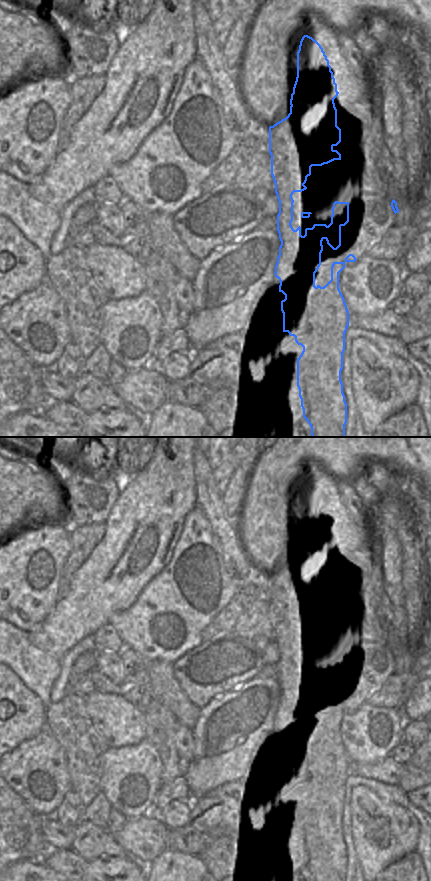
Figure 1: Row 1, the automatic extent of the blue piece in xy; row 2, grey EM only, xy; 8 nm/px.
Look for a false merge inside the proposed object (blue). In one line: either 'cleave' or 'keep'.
cleave

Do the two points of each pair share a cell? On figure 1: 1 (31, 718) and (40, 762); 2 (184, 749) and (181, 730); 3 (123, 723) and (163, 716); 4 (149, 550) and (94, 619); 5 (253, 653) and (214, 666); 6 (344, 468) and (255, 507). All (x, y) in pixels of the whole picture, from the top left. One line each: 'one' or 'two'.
1: two
2: one
3: two
4: one
5: one
6: one

